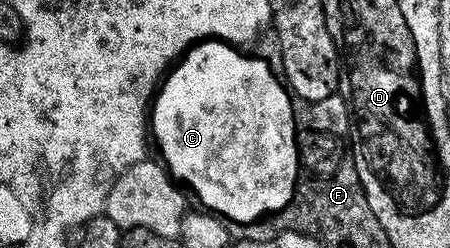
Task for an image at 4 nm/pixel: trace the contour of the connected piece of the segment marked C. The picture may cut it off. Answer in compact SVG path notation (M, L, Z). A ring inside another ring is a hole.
M205 45L191 53L189 61L185 61L181 69L172 68L158 86L163 97L154 94L149 109L149 129L159 129L157 141L163 141L162 149L167 149L162 164L172 178L193 187L206 210L226 220L244 223L263 209L275 210L275 205L287 201L291 177L295 177L295 149L291 149L290 143L291 119L283 95L285 88L281 81L271 79L263 65L241 59L229 49L215 49L213 45ZM263 191L271 195L262 197Z

